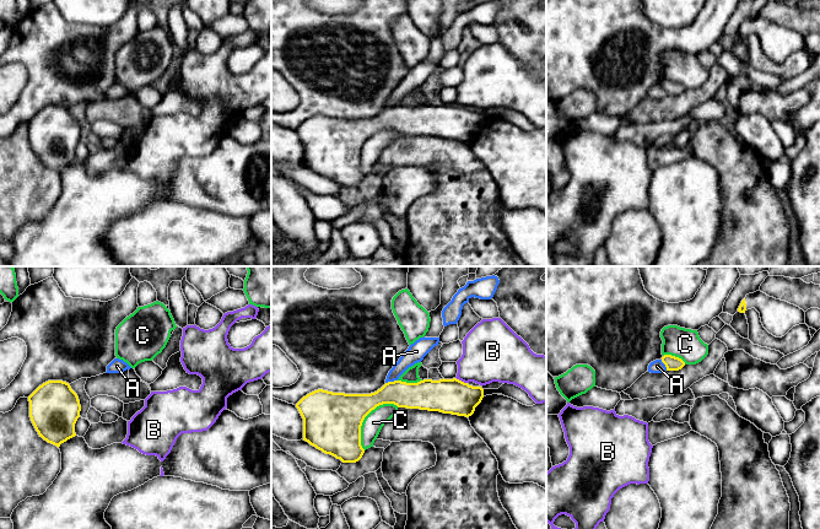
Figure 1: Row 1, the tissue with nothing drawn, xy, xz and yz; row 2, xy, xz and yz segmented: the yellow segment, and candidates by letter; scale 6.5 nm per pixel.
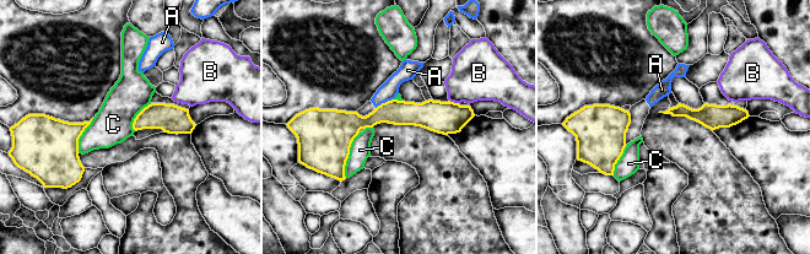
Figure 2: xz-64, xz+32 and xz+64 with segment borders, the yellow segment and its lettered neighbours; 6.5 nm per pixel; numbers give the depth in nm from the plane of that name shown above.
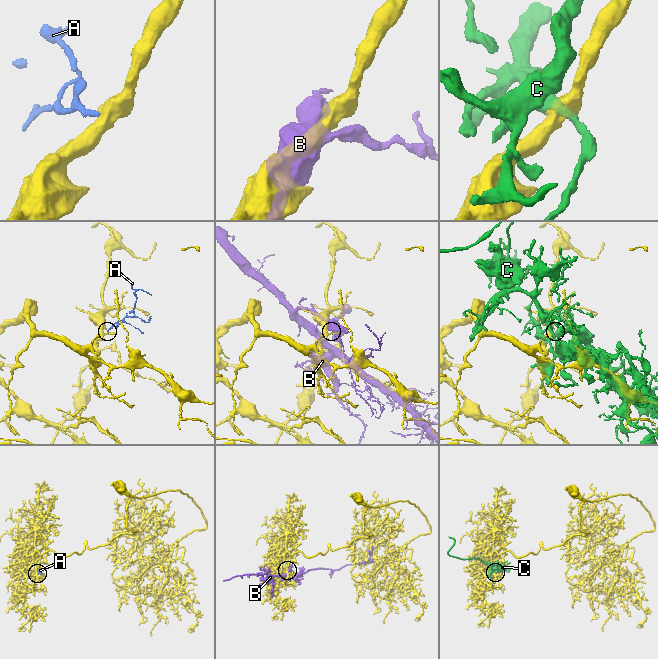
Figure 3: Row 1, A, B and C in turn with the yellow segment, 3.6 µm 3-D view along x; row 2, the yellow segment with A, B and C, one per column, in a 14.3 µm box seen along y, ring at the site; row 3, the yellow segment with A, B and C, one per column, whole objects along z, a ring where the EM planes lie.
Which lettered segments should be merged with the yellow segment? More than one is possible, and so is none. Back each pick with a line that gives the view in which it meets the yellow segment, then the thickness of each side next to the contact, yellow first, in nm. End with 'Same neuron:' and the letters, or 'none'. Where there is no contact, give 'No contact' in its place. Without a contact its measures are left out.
Same neuron: none

